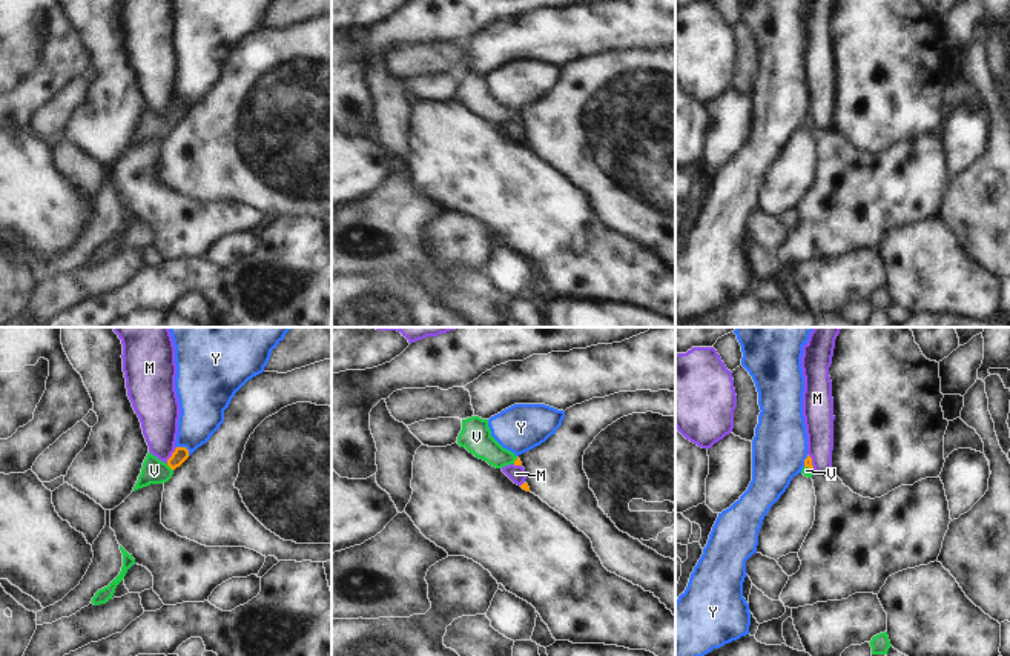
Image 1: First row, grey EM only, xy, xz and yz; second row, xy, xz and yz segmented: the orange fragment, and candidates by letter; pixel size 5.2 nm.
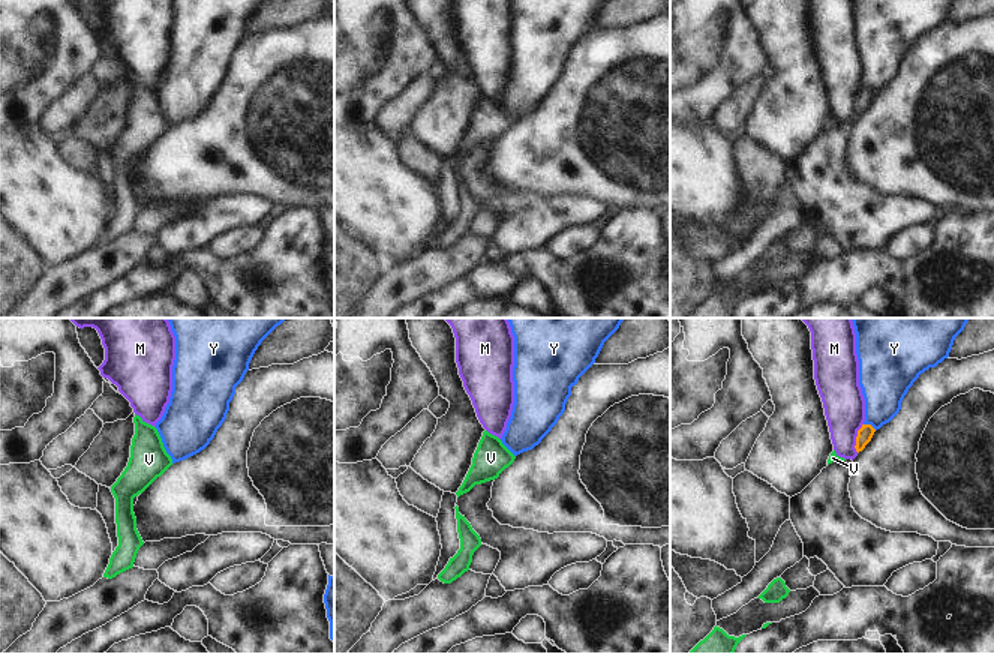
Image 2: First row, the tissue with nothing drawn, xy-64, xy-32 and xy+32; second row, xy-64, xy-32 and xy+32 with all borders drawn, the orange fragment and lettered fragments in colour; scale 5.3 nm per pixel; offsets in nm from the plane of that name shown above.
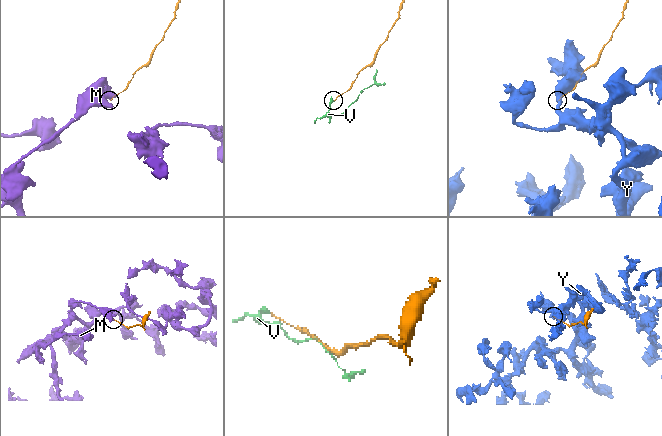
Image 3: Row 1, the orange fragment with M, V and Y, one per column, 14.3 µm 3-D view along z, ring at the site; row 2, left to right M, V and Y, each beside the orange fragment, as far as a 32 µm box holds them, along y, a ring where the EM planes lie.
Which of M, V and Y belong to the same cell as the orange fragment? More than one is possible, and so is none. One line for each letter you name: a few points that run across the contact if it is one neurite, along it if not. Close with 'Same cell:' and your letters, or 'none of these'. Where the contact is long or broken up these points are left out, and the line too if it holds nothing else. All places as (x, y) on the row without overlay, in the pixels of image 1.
V: line xy (181, 109), (169, 122), (154, 126)
Same cell: V

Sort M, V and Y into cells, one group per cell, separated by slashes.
M / V / Y

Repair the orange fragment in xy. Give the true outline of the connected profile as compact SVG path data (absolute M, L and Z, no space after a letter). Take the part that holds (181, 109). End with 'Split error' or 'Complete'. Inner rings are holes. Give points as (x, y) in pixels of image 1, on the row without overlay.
M177 103L172 112L163 118L150 108L147 109L138 137L132 147L147 143L150 140L167 138L173 126L180 123L189 114L189 106L186 103Z. Split error

